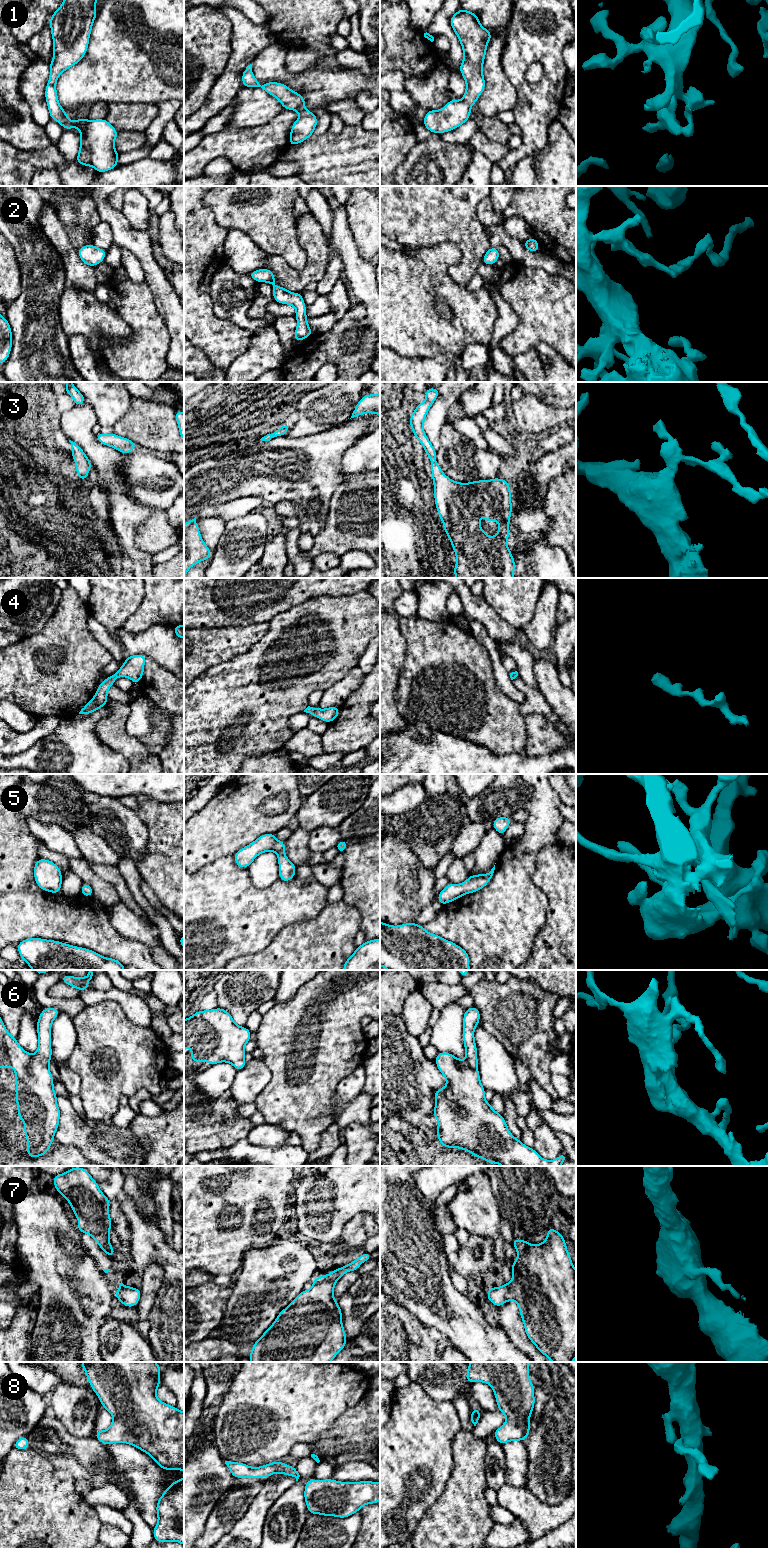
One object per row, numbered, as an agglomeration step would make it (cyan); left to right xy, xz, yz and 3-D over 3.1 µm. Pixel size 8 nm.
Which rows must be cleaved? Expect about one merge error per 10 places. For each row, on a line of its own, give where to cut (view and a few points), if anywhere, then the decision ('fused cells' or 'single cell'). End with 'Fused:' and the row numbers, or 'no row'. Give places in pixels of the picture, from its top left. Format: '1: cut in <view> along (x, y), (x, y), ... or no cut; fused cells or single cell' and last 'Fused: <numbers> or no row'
1: no cut; single cell
2: no cut; single cell
3: no cut; single cell
4: no cut; single cell
5: no cut; single cell
6: no cut; single cell
7: no cut; single cell
8: no cut; single cell
Fused: no row

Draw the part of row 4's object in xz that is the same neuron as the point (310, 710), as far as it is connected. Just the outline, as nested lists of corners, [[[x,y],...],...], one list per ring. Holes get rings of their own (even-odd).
[[[308,706],[304,712],[311,714],[314,717],[321,719],[327,723],[331,723],[339,716],[339,707],[332,706],[327,709],[313,708]]]

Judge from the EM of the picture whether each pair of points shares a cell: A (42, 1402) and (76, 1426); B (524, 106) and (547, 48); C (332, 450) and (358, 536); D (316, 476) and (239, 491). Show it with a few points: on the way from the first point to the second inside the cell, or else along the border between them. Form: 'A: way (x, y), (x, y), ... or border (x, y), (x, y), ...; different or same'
A: border (47, 1398), (49, 1403); different
B: way (538, 92), (549, 81), (549, 62); same
C: border (344, 477), (329, 502); different
D: way (297, 483), (258, 484); same

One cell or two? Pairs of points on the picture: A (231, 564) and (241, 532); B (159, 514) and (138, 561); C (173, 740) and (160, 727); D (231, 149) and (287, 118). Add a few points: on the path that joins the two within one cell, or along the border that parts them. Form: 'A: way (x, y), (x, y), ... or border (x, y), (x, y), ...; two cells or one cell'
A: way (233, 556), (241, 546), (241, 540); one cell
B: border (135, 529), (135, 545), (153, 555); two cells
C: border (173, 716), (166, 744), (158, 754); two cells
D: way (245, 147), (258, 147), (273, 132); one cell

